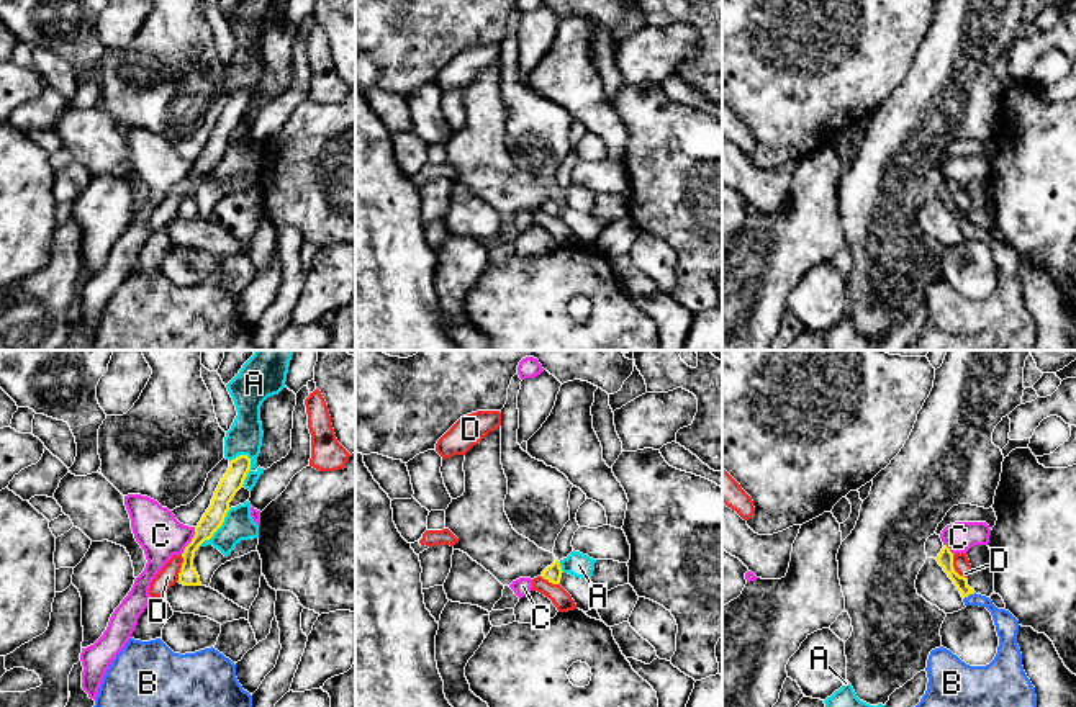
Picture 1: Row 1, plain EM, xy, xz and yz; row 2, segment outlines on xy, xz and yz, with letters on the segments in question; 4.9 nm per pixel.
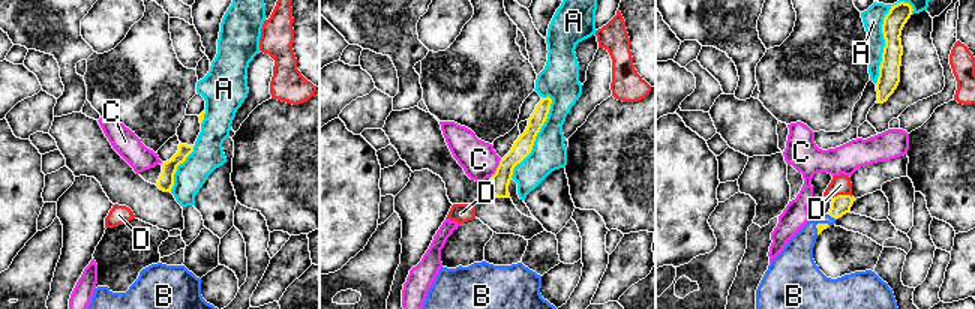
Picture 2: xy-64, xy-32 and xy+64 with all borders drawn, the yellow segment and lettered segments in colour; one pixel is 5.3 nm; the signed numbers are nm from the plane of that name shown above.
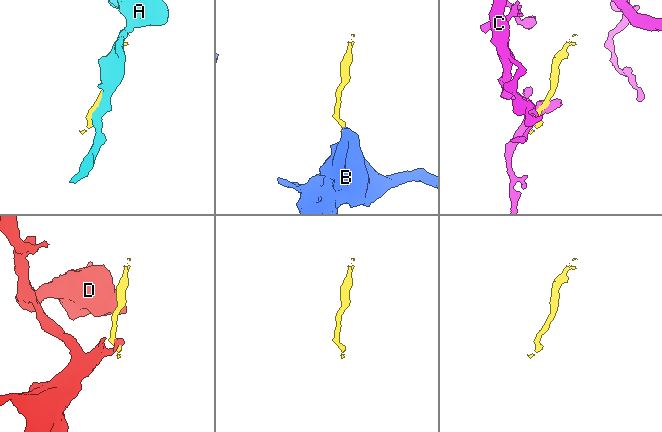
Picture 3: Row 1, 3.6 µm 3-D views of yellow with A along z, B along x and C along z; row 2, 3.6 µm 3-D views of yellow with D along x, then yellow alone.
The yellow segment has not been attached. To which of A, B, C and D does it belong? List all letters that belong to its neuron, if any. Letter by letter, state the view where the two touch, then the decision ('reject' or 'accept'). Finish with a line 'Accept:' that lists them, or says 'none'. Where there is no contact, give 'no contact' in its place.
A: xy | reject
B: yz | accept
C: xy | reject
D: yz | reject
Accept: B

